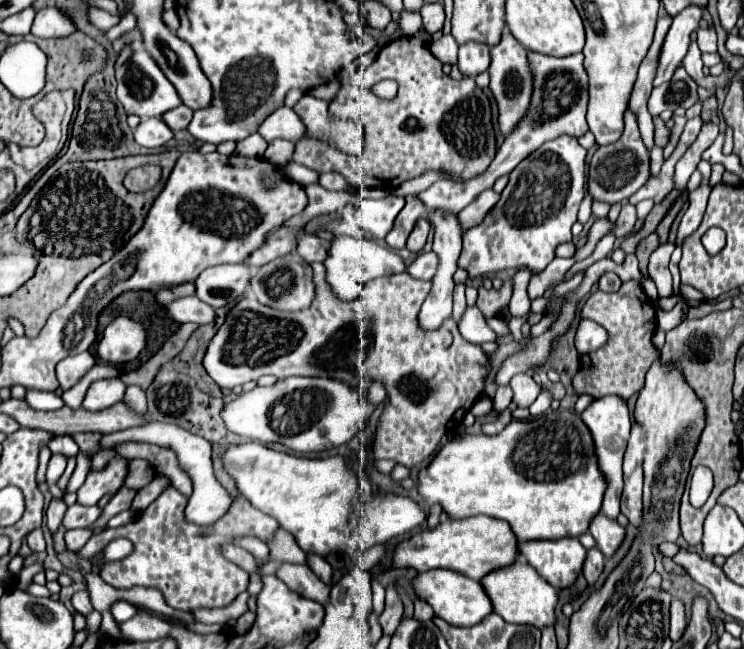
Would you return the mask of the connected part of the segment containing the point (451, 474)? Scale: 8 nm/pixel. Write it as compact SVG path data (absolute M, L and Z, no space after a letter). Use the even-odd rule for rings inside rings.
M547 409L541 417L527 421L513 419L499 435L461 435L449 441L427 469L419 473L417 489L427 503L441 503L451 519L487 515L511 525L519 541L579 537L589 529L591 519L601 511L601 499L607 487L605 475L597 469L593 437L581 423L579 413Z

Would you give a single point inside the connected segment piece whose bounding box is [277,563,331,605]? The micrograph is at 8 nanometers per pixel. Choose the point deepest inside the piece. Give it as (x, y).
(300, 578)

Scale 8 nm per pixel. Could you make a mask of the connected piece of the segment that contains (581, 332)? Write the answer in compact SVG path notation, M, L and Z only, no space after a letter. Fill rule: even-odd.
M581 319L575 337L575 347L581 355L601 349L603 343L607 341L609 341L609 333L599 323L593 323L591 319Z

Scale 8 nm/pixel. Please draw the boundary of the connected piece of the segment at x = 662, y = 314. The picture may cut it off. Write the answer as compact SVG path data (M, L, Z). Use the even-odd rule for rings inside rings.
M677 303L671 311L661 311L659 309L657 315L655 315L657 329L661 329L661 331L673 329L675 325L679 325L685 319L685 313L687 313L687 305L685 303Z

